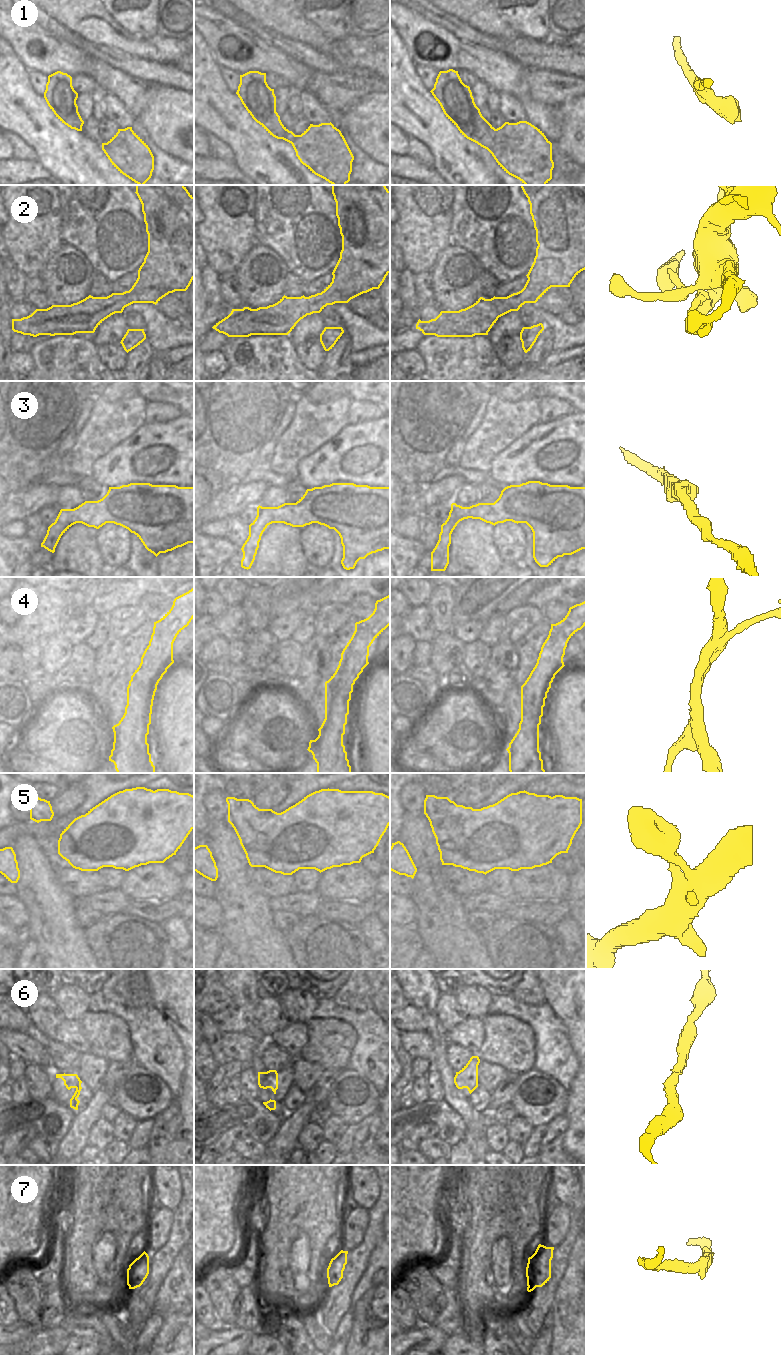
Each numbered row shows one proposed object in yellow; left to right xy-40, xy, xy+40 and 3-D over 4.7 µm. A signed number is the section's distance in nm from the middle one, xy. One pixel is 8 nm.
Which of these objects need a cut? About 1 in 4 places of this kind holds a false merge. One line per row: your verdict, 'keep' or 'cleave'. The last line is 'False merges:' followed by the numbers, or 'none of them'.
1: keep
2: keep
3: keep
4: cleave
5: keep
6: keep
7: keep
False merges: 4

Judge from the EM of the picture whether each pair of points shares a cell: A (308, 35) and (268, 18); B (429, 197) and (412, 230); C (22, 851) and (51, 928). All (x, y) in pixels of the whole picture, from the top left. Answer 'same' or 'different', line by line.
A: same
B: same
C: same

